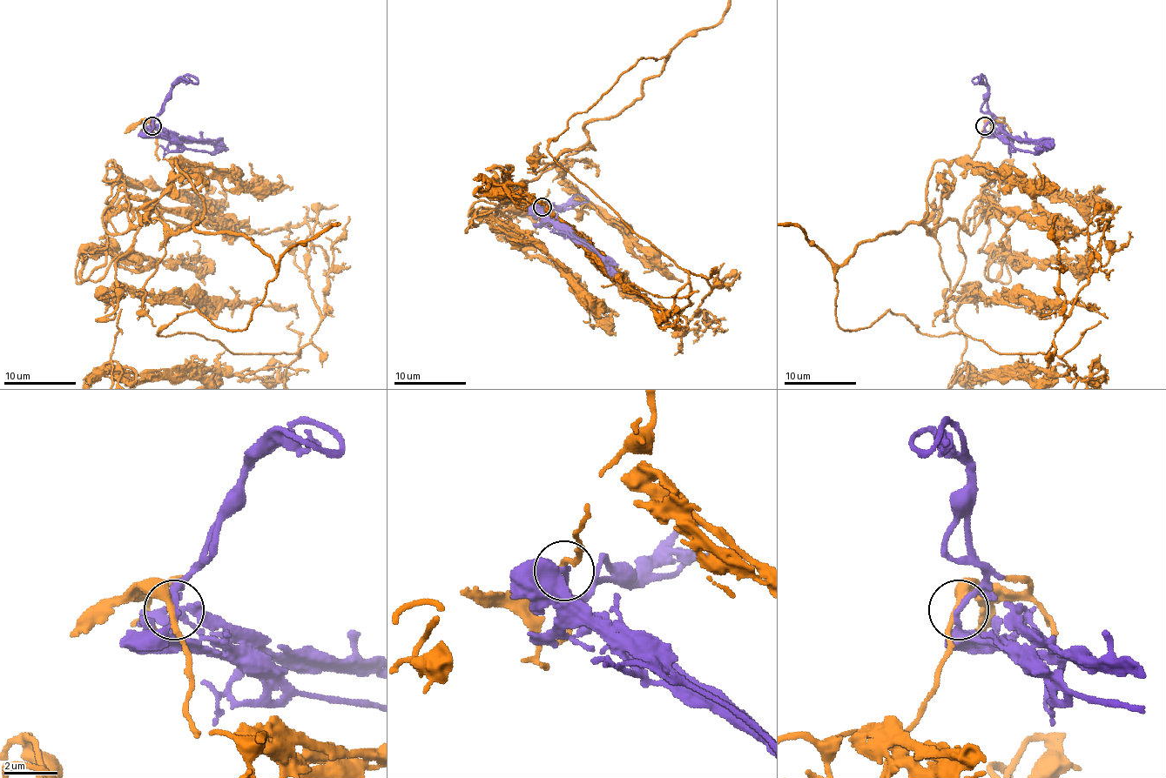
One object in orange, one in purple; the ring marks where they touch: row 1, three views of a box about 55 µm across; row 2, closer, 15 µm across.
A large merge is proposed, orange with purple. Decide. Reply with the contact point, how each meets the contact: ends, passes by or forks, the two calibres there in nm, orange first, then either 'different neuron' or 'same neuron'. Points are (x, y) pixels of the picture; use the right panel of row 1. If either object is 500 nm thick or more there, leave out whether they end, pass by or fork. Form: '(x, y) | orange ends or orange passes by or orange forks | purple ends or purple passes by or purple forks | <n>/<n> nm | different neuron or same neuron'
(985, 126) | orange passes by | purple passes by | 240/200 nm | same neuron

